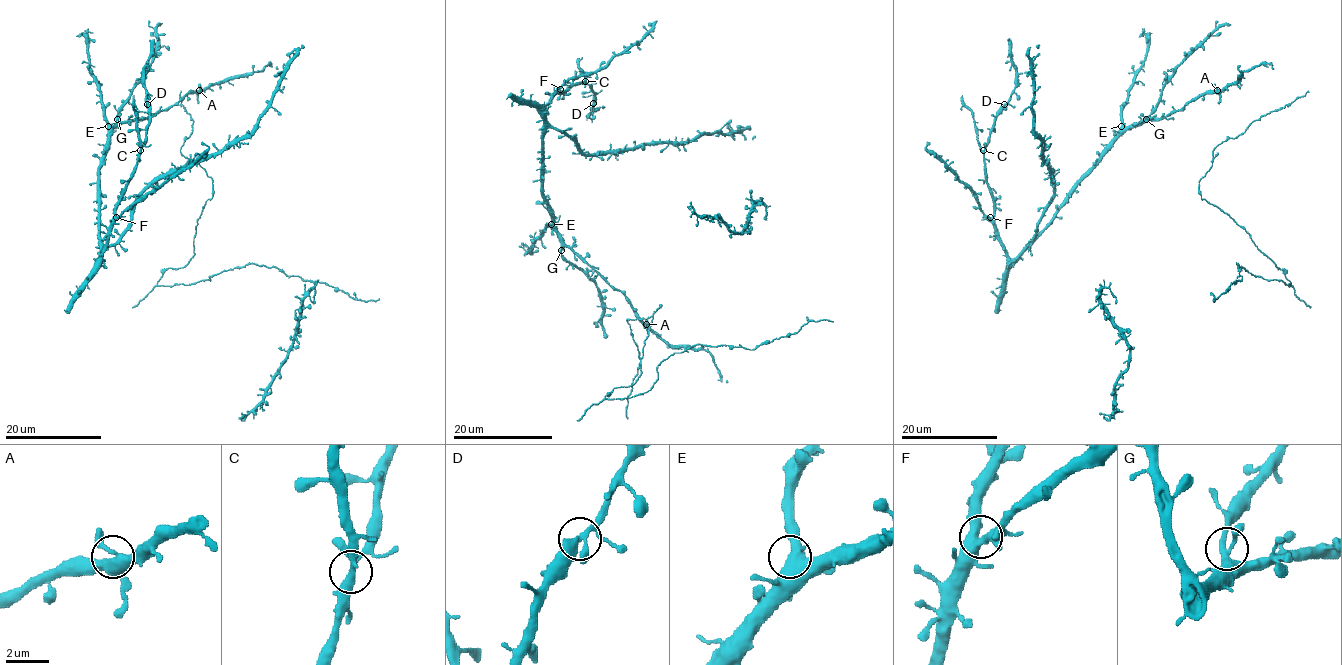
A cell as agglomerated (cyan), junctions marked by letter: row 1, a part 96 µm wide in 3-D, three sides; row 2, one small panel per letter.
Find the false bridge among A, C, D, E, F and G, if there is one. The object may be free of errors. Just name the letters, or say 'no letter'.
no letter

